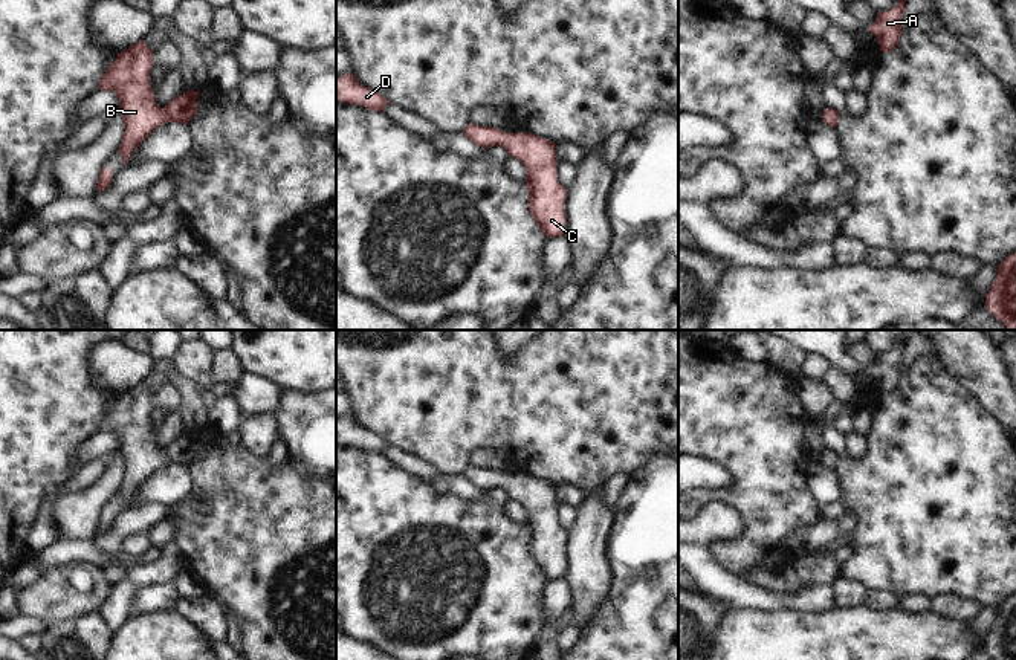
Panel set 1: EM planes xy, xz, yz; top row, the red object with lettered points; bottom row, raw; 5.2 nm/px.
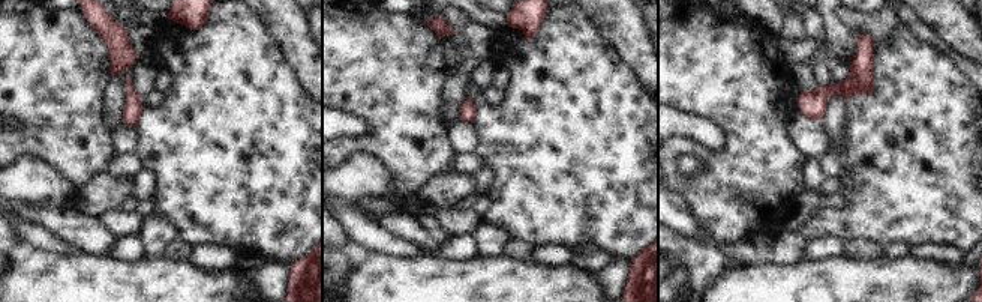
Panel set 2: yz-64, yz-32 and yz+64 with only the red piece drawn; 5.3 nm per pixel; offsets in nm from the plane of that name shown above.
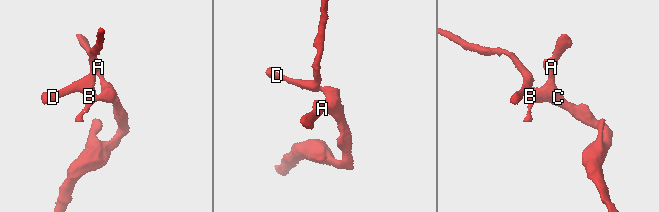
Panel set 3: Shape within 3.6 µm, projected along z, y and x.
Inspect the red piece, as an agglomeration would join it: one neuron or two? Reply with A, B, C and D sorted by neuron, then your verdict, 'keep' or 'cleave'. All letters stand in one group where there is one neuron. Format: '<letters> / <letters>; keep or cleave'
A B C D; keep

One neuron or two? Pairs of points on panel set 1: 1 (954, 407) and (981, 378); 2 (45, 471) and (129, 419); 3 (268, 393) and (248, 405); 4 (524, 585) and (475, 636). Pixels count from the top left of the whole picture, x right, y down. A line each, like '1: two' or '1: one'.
1: two
2: two
3: one
4: one

